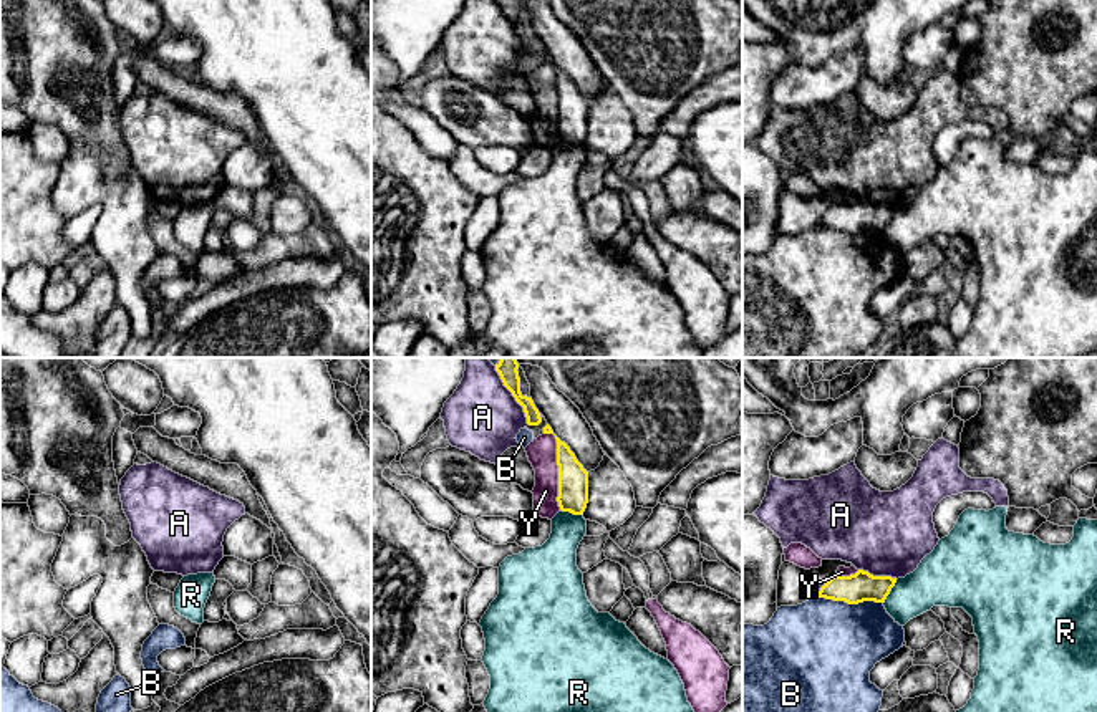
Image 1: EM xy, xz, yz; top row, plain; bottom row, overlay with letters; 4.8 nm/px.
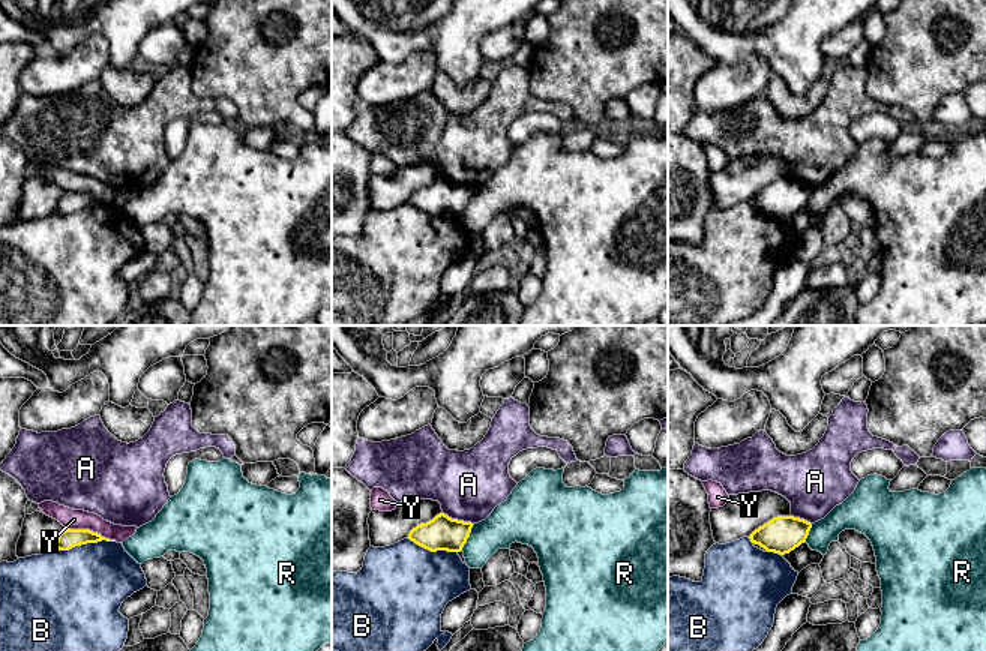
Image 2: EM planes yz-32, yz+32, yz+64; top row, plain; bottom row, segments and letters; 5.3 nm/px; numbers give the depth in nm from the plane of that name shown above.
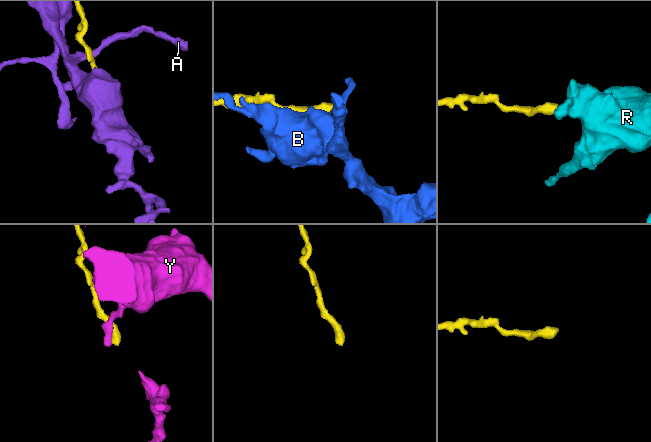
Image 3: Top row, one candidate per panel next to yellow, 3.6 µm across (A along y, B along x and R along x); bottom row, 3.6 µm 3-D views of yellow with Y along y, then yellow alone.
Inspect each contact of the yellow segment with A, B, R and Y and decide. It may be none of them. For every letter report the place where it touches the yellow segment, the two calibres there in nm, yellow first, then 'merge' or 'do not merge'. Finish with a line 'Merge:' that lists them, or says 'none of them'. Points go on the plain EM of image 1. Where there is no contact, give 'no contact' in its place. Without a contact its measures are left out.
A: contact xz (514, 25); calibres 90 and 360 nm; do not merge
B: contact yz (850, 232); calibres 140 and 480 nm; do not merge
R: contact yz (890, 219); calibres 140 and 260 nm; do not merge
Y: contact xz (559, 96); calibres 140 and 140 nm; do not merge
Merge: none of them

